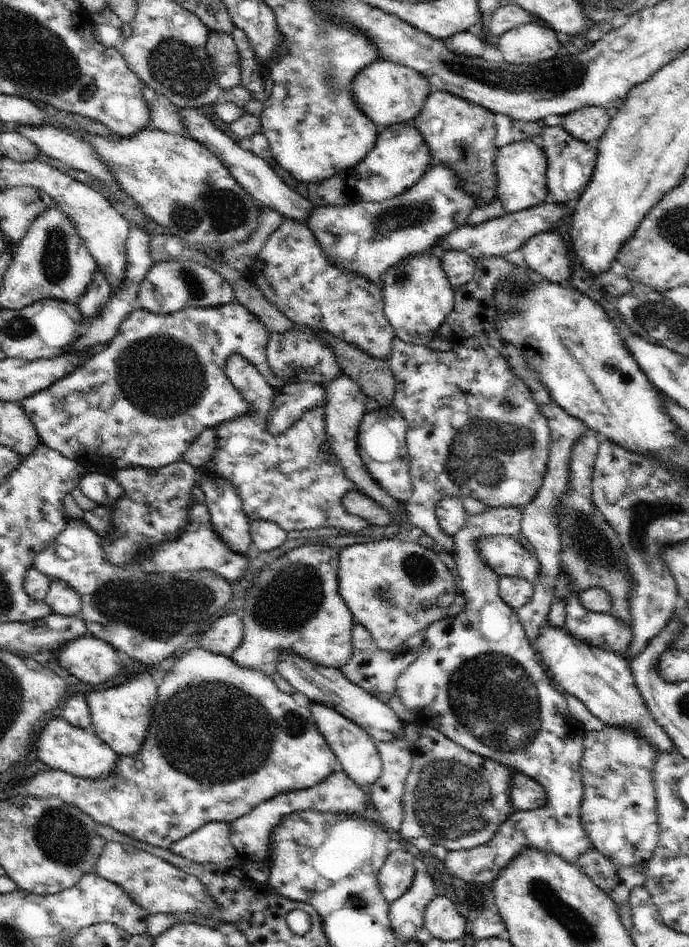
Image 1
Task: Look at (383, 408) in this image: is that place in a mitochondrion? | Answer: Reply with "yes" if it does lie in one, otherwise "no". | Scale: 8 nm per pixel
no

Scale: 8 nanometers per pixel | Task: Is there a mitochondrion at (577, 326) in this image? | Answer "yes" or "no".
no

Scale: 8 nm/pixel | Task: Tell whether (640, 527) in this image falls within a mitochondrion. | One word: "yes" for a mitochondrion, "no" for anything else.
yes

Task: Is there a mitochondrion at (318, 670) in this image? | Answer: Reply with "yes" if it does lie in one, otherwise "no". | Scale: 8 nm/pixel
no

